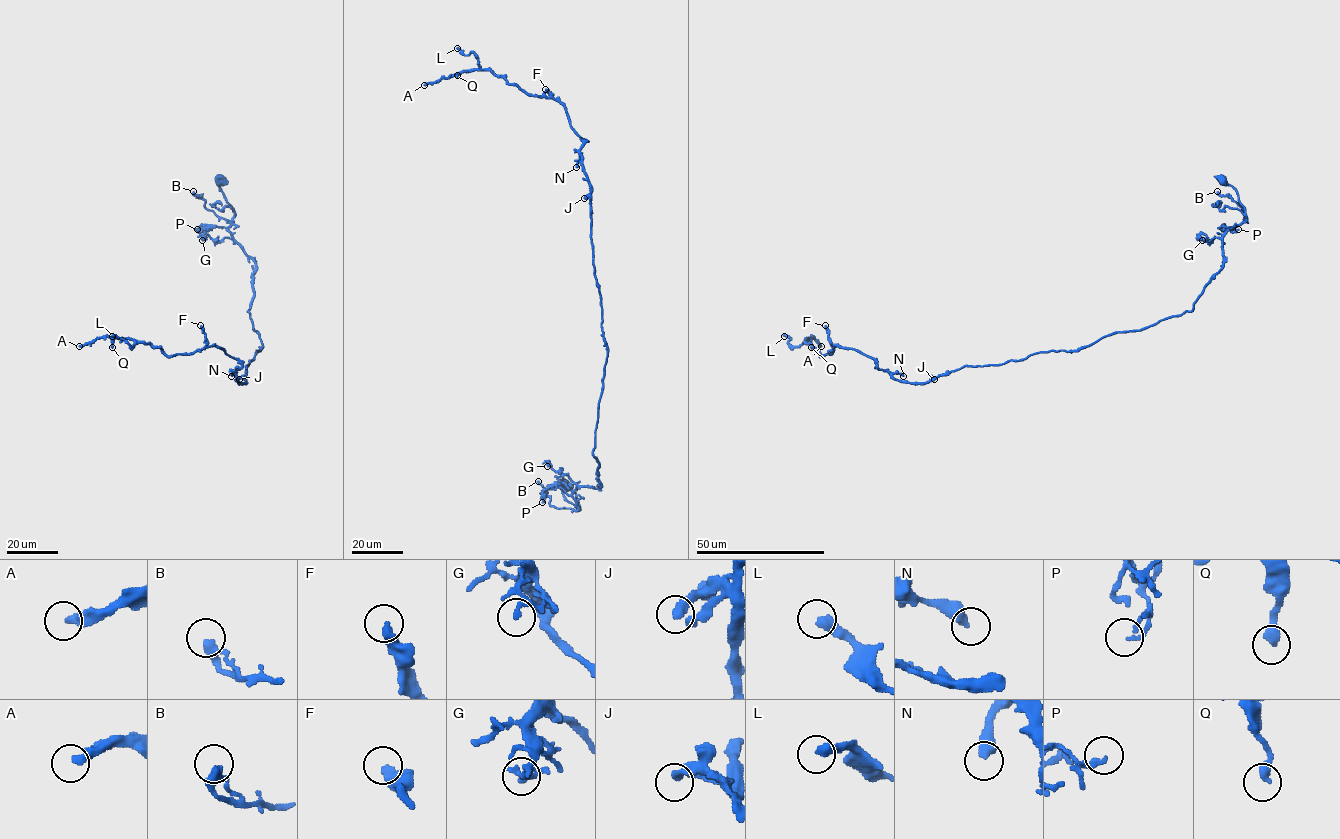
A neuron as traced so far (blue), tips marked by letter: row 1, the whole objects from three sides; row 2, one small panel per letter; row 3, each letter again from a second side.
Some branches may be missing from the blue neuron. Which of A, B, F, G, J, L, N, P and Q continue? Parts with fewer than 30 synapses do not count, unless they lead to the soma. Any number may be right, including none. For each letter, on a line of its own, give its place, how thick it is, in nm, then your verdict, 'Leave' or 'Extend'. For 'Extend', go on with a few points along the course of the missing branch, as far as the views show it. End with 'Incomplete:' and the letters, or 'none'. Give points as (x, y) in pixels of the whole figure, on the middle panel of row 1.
A: Place: (424, 85). Thickness 360 nm. Extend. Course of what is missing: (424, 85), (417, 89), (393, 86), (388, 79), (374, 78), (370, 84), (376, 91), (375, 69)
B: Place: (538, 481). Thickness 280 nm. Leave
F: Place: (545, 89). Thickness 360 nm. Leave
G: Place: (547, 466). Thickness 120 nm. Leave
J: Place: (584, 198). Thickness 400 nm. Leave
L: Place: (457, 48). Thickness 400 nm. Leave
N: Place: (576, 167). Thickness 460 nm. Leave
P: Place: (542, 502). Thickness 180 nm. Leave
Q: Place: (457, 75). Thickness 360 nm. Leave
Incomplete: A

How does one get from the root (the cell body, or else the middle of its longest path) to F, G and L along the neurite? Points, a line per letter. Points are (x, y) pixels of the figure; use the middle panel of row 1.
F: (565, 486), (579, 510), (575, 489), (601, 485), (592, 450), (607, 348), (580, 151), (587, 141), (545, 89)
G: (565, 486), (563, 496), (579, 510), (572, 496), (576, 485), (550, 463), (547, 466)
L: (565, 486), (579, 510), (575, 489), (601, 485), (592, 450), (607, 348), (587, 141), (558, 102), (457, 48)

